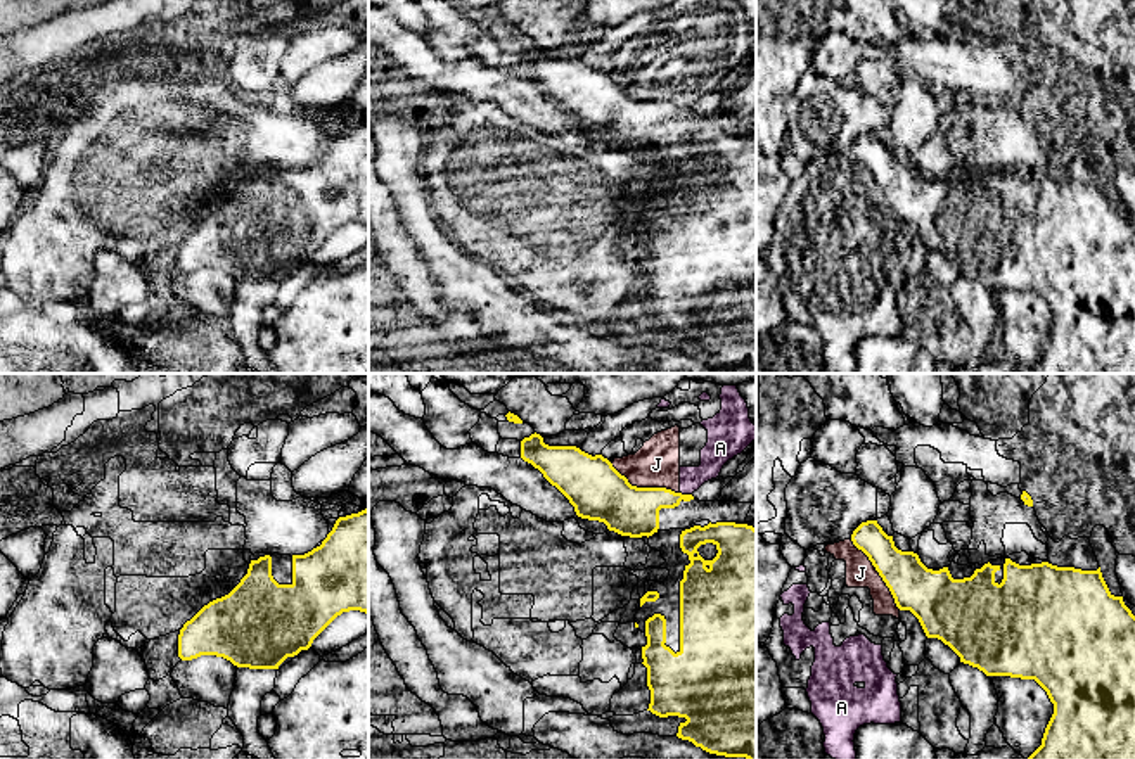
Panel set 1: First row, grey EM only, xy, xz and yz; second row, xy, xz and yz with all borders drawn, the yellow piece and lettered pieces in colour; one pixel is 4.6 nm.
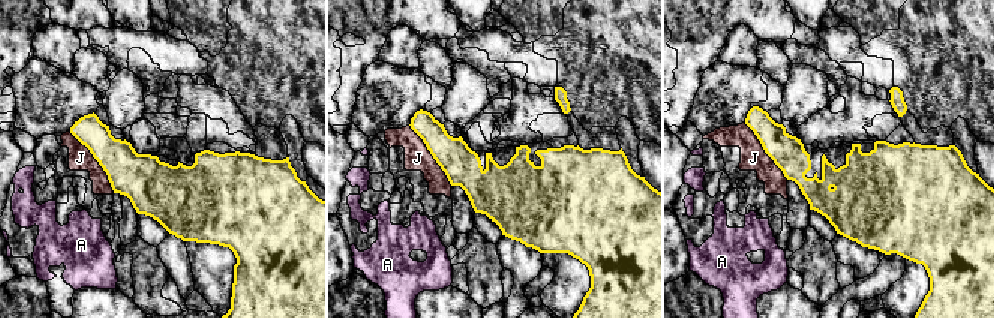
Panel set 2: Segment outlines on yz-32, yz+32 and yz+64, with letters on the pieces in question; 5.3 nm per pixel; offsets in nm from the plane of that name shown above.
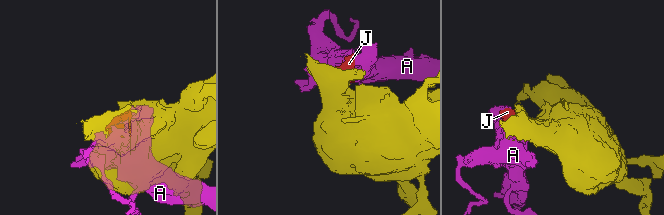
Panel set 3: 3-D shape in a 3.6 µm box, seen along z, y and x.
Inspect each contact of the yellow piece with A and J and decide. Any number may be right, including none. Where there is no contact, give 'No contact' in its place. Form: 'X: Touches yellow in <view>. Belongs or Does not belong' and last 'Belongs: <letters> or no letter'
A: Touches yellow in xz. Does not belong
J: Touches yellow in yz. Does not belong
Belongs: no letter

